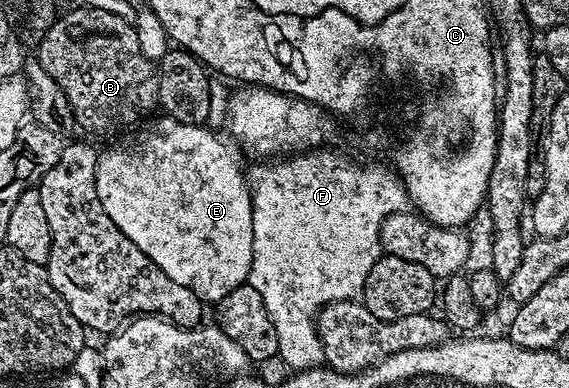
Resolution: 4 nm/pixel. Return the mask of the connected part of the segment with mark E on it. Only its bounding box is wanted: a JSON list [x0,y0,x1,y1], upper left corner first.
[97,117,252,304]

